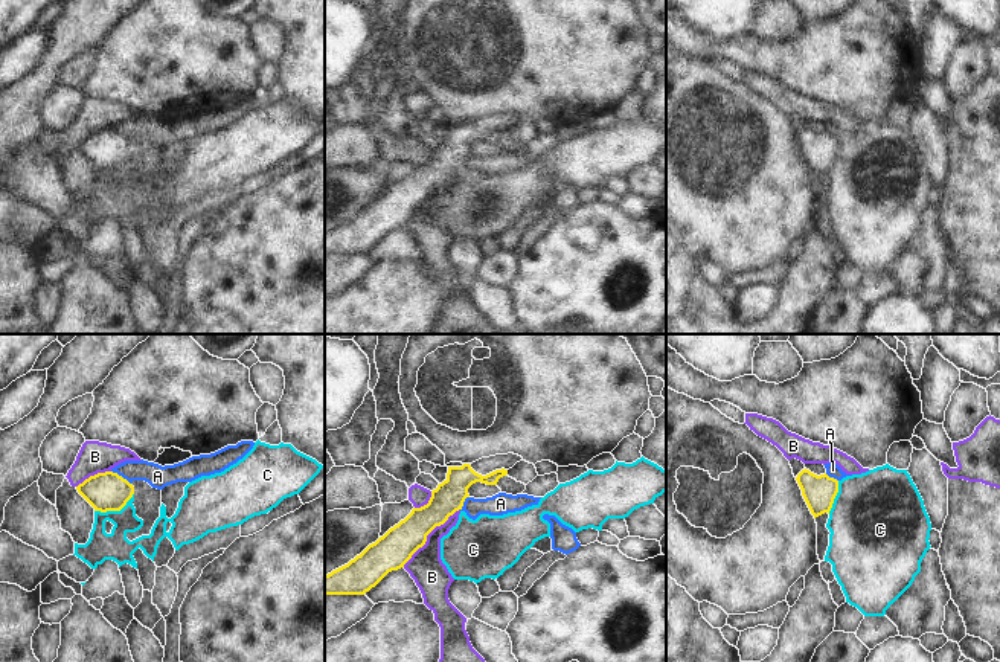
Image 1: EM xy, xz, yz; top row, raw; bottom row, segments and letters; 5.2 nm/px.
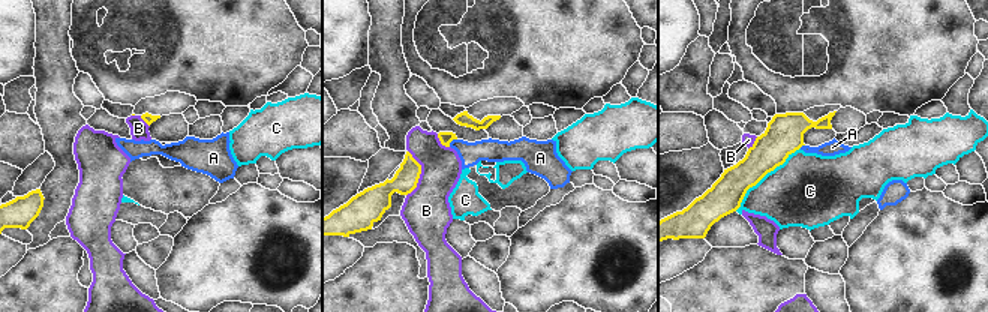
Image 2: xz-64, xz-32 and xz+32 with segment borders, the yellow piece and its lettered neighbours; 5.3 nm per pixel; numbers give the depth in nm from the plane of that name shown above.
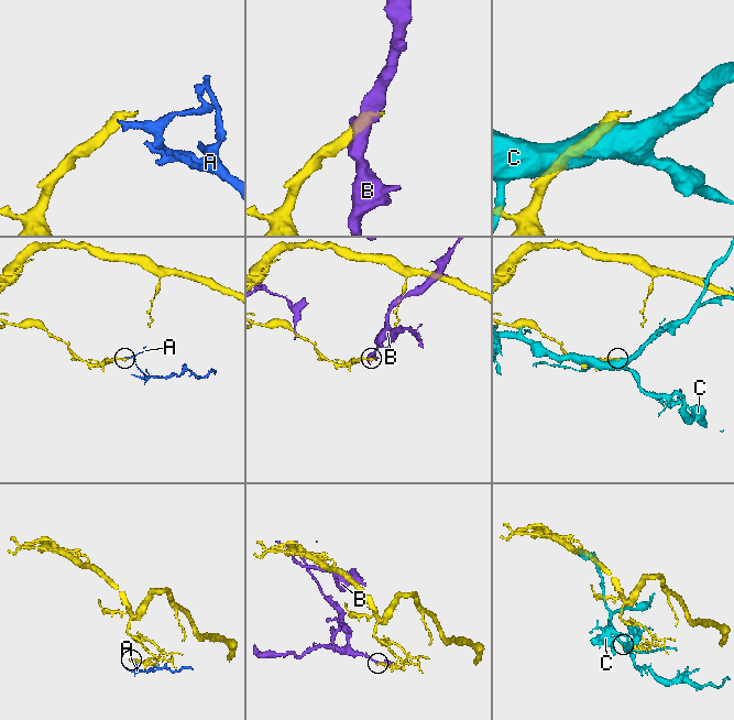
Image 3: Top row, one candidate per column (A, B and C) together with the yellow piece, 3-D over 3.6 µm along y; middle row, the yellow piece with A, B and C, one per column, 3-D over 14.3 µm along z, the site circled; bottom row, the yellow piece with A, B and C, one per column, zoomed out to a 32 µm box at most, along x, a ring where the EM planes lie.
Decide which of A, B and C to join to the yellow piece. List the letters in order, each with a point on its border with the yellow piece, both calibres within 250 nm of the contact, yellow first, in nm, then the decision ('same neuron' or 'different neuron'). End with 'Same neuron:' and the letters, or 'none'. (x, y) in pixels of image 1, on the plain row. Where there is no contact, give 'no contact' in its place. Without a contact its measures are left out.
A: xy (121, 134) | 200/120 nm | different neuron
B: xz (427, 192) | 190/180 nm | different neuron
C: xy (115, 168) | 200/150 nm | different neuron
Same neuron: none

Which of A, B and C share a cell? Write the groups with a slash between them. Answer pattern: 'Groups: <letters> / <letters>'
Groups: A / B / C.

